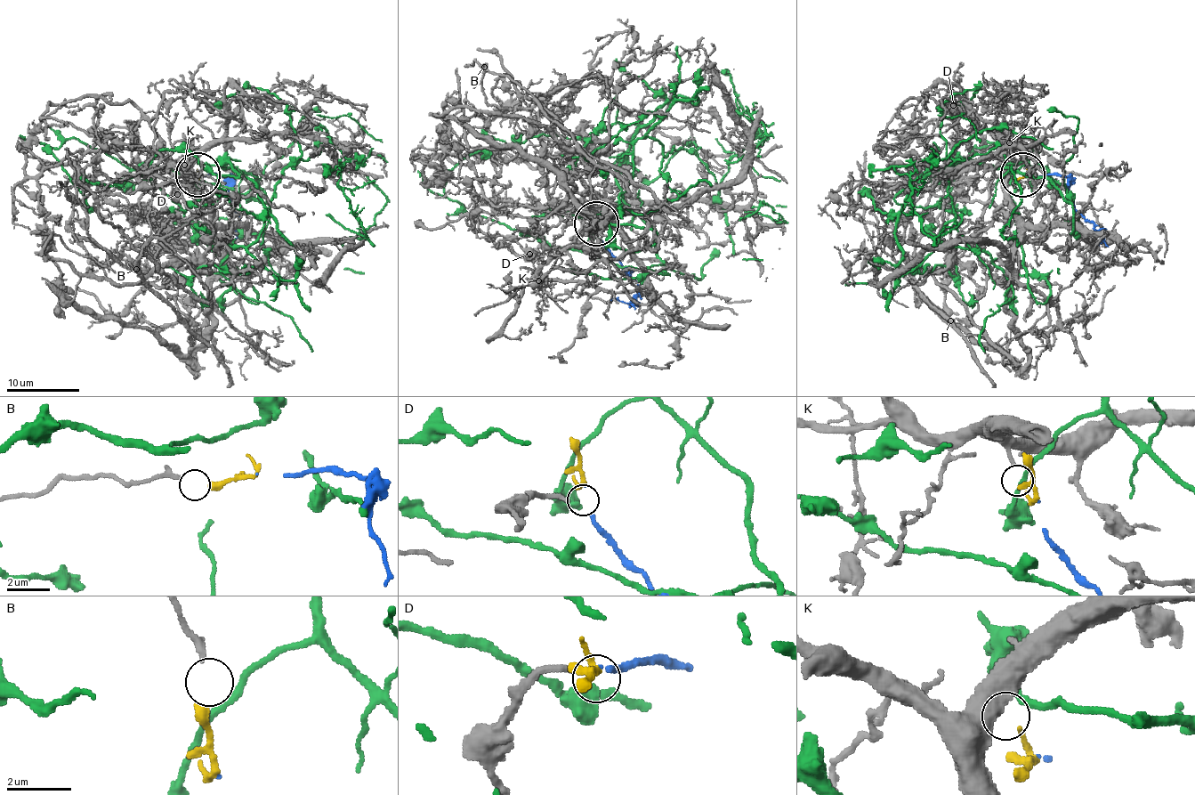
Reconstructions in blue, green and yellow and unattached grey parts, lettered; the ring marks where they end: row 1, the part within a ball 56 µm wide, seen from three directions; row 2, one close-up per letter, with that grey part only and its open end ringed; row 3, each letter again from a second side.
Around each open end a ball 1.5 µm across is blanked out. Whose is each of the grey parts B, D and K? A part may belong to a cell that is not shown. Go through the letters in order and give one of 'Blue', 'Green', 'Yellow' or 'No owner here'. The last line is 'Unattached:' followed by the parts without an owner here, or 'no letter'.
B: Yellow
D: Blue
K: No owner here
Unattached: K

